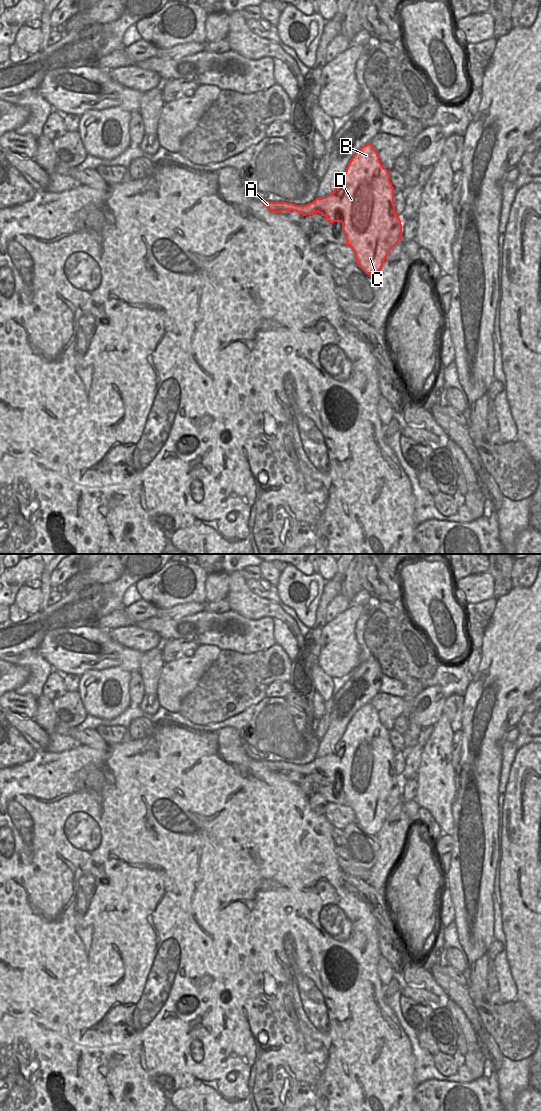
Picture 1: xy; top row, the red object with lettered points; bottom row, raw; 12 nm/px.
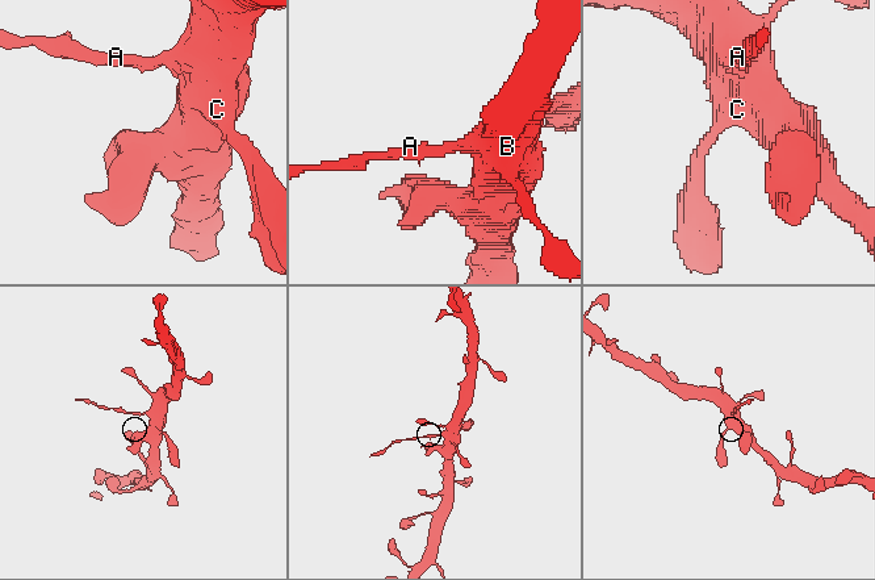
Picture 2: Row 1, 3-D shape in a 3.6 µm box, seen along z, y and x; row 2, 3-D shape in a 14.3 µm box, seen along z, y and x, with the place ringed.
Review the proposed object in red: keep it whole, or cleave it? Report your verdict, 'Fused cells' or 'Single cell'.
Fused cells.

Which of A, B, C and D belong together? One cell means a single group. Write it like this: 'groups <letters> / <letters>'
groups A / B C D

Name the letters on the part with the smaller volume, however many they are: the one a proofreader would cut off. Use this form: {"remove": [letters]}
{"remove": ["A"]}

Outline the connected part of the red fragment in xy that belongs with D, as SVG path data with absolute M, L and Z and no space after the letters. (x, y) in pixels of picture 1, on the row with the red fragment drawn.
M367 143L353 155L331 194L313 202L317 204L318 213L330 223L342 223L346 246L352 248L358 266L366 274L377 275L390 250L402 240L402 224L395 213L389 171L382 166L372 144Z

